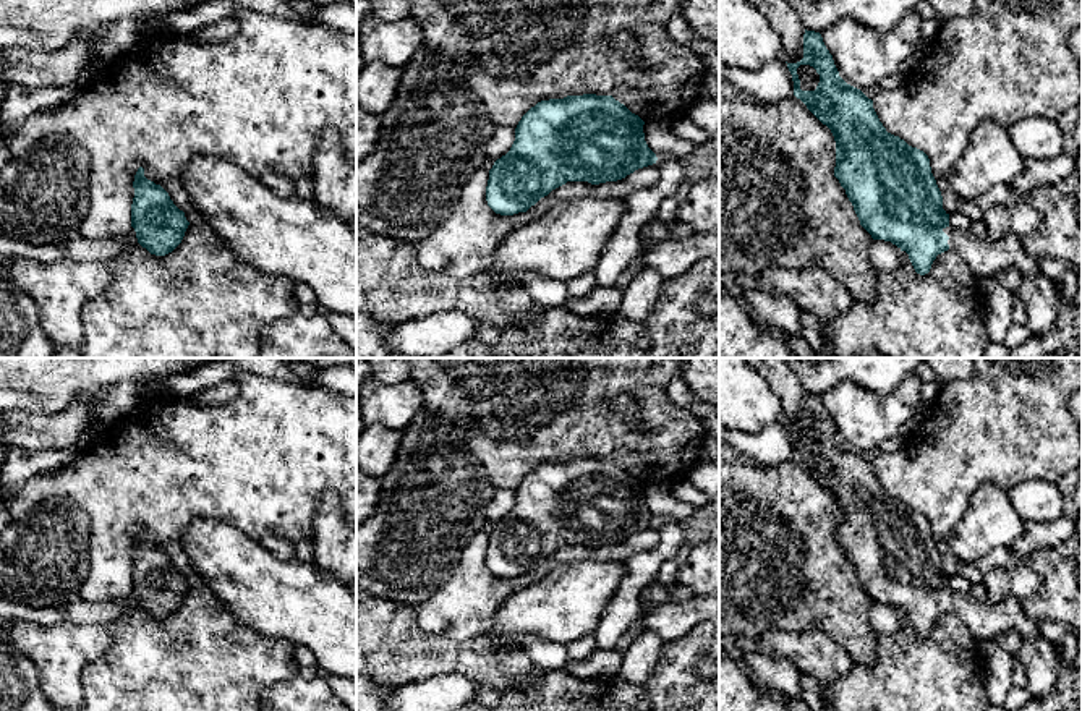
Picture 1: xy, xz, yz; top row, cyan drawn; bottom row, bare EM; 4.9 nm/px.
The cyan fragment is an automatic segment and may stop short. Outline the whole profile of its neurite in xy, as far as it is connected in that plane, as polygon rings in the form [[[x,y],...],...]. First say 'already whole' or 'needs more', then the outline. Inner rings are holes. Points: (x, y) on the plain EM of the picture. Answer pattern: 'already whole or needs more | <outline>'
already whole | [[[143,530],[134,538],[133,551],[131,590],[138,606],[155,619],[172,615],[190,588],[185,575],[173,567],[160,547],[144,539]]]

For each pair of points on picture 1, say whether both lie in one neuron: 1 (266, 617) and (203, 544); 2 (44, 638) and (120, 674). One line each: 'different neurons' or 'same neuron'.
1: same neuron
2: different neurons

